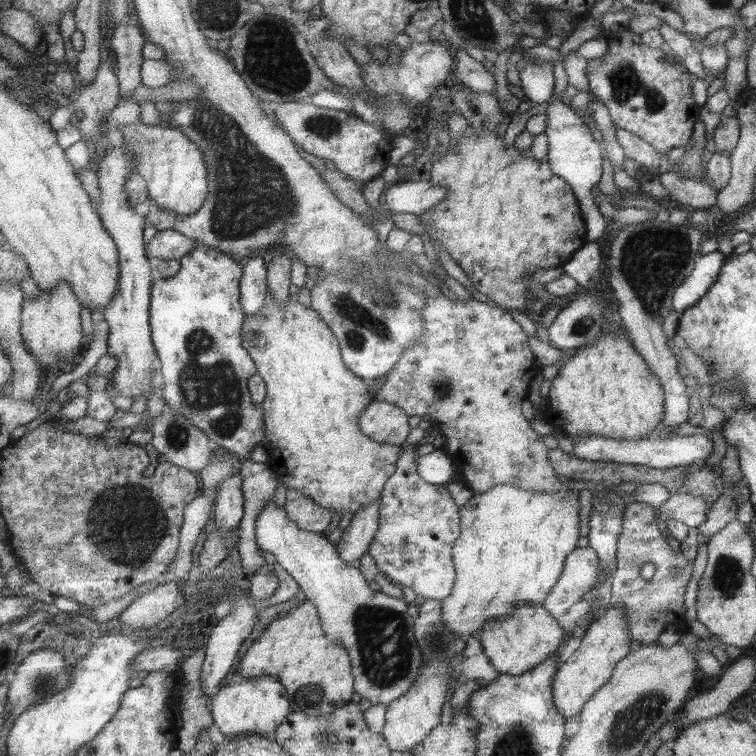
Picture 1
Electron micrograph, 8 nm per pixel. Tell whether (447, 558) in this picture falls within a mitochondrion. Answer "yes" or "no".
no

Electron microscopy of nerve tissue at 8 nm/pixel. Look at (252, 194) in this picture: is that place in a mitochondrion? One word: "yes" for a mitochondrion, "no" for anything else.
yes

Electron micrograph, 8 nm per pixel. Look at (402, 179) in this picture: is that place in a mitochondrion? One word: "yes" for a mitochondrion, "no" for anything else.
no

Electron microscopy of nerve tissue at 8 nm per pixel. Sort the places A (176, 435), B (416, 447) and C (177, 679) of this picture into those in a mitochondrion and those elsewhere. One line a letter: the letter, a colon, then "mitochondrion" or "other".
A: mitochondrion
B: other
C: other

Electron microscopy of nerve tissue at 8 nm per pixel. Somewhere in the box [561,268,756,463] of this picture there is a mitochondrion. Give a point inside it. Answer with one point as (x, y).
(581, 327)

